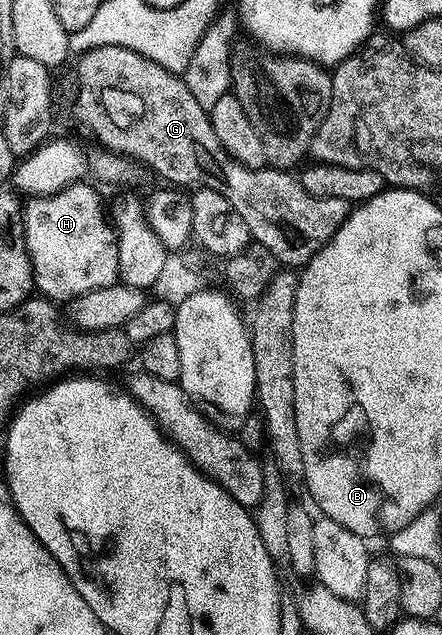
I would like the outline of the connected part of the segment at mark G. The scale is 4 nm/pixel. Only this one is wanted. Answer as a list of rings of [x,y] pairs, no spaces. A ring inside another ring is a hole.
[[[117,46],[89,50],[80,55],[76,62],[80,86],[77,90],[77,114],[102,142],[102,147],[133,160],[139,158],[174,187],[186,188],[192,182],[197,182],[195,184],[227,196],[231,208],[235,208],[235,212],[243,216],[243,224],[247,224],[250,239],[267,248],[267,252],[271,252],[271,256],[275,256],[282,267],[304,268],[349,219],[351,203],[347,200],[334,200],[331,196],[311,196],[311,192],[303,188],[300,177],[294,176],[288,170],[248,170],[246,166],[235,161],[225,151],[223,144],[219,144],[219,136],[215,136],[215,128],[211,128],[207,111],[191,96],[182,75],[172,74],[167,68],[160,67],[154,60],[144,58],[139,52]]]

